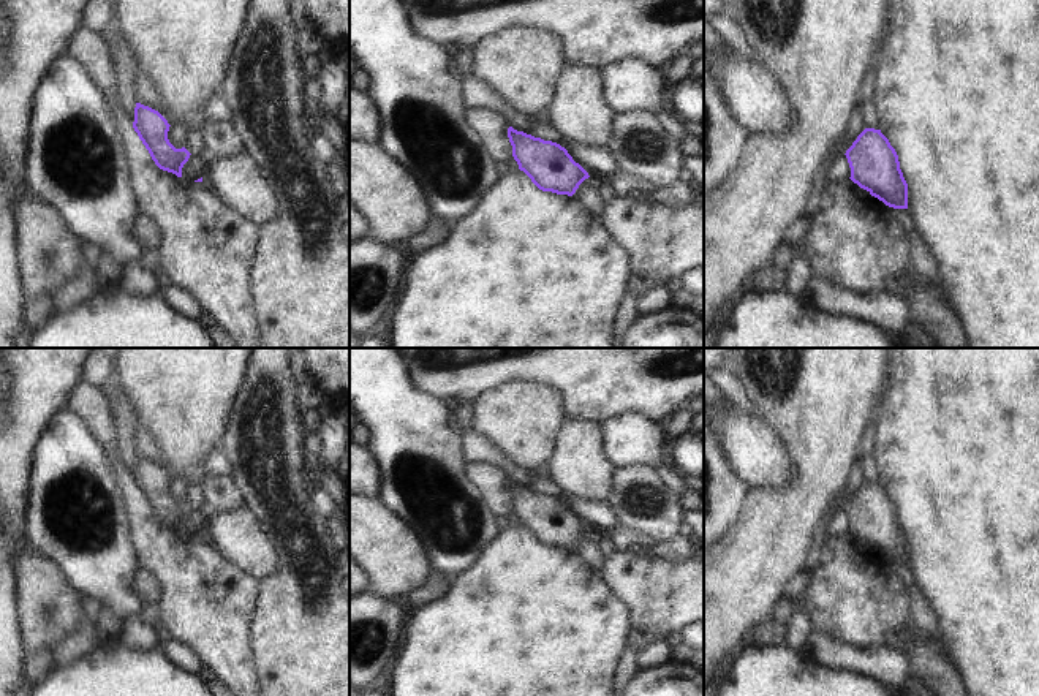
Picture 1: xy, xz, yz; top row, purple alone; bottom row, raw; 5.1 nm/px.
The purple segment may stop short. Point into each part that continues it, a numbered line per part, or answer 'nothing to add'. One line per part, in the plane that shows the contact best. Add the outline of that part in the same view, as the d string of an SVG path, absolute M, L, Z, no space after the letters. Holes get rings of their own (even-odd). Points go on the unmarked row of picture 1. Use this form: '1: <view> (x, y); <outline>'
nothing to add

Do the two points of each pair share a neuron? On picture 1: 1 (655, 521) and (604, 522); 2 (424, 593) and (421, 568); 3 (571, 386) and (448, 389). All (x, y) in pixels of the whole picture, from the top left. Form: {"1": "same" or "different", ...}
{"1": "different", "2": "different", "3": "same"}

